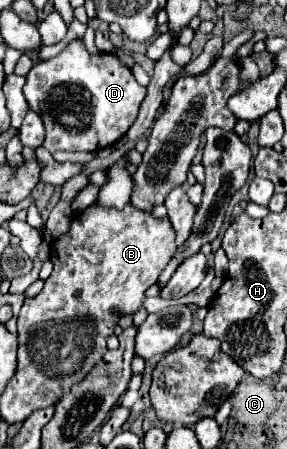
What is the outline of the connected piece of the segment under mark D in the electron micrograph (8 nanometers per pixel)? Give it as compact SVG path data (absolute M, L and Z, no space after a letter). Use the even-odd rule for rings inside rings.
M72 40L58 56L32 66L26 74L24 96L30 110L34 110L46 126L44 148L48 152L98 152L128 132L146 98L146 88L140 86L132 72L114 56L90 54L82 40Z

